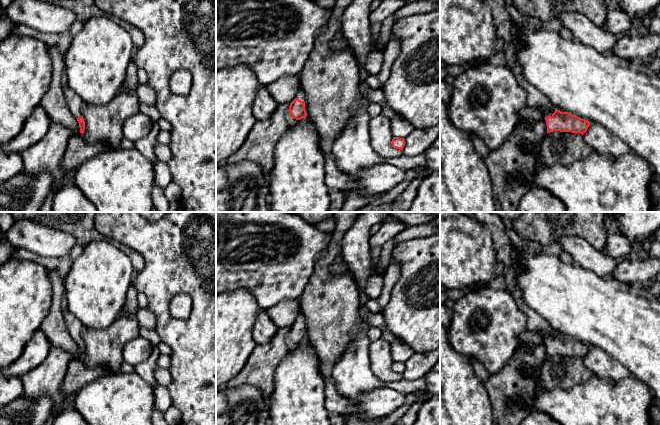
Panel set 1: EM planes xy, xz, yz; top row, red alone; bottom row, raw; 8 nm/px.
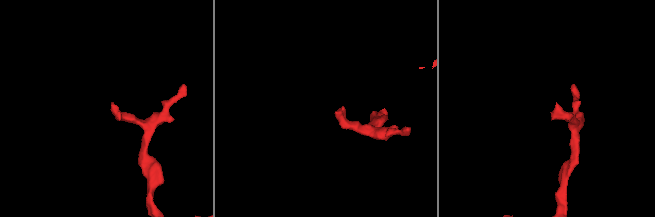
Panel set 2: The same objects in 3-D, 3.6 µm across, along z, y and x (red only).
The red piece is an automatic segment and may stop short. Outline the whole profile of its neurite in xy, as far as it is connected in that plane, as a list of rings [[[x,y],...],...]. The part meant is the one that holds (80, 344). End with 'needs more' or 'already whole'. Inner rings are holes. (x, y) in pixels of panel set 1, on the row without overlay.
[[[64,307],[64,321],[70,335],[79,347],[80,357],[83,358],[85,354],[85,345],[81,335],[83,324],[66,307]]] | needs more

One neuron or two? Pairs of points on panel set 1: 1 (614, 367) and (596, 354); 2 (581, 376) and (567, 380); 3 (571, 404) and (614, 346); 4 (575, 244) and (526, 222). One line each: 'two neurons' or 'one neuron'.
1: one neuron
2: one neuron
3: two neurons
4: two neurons

